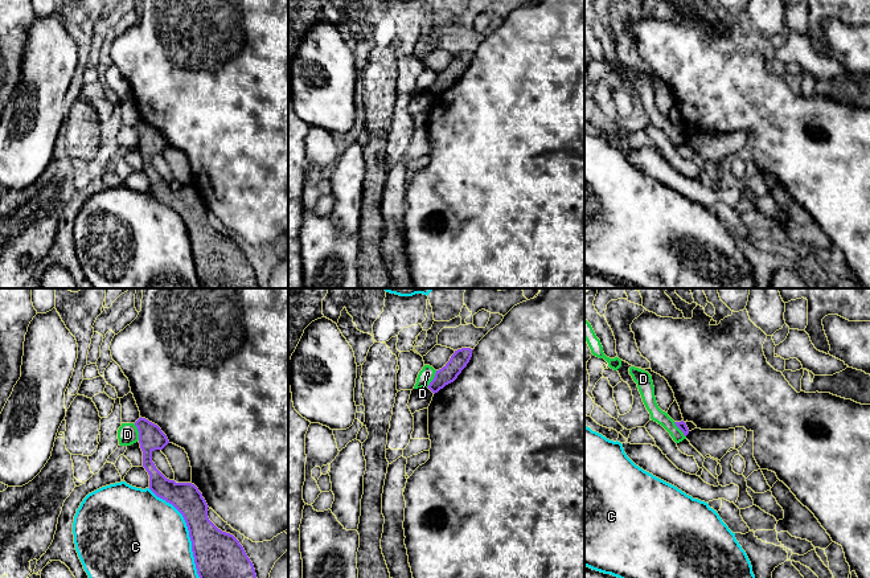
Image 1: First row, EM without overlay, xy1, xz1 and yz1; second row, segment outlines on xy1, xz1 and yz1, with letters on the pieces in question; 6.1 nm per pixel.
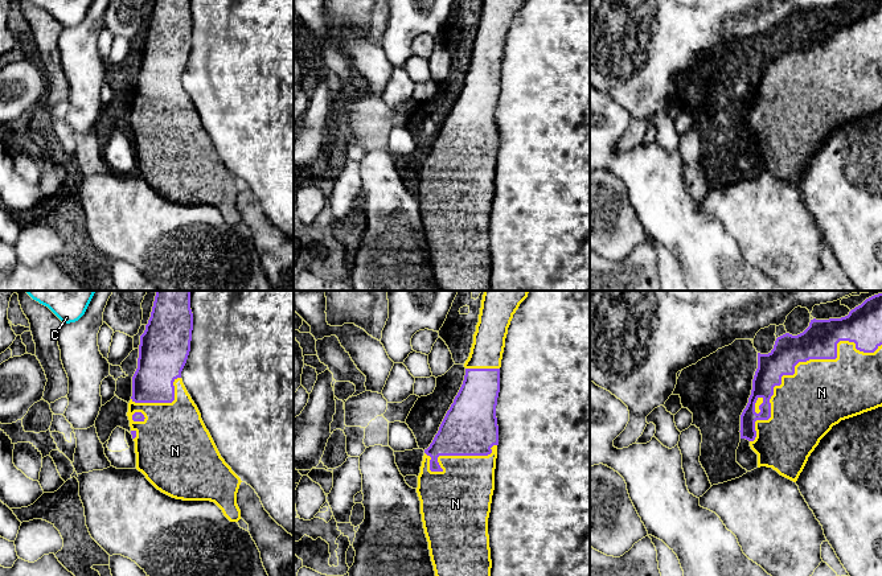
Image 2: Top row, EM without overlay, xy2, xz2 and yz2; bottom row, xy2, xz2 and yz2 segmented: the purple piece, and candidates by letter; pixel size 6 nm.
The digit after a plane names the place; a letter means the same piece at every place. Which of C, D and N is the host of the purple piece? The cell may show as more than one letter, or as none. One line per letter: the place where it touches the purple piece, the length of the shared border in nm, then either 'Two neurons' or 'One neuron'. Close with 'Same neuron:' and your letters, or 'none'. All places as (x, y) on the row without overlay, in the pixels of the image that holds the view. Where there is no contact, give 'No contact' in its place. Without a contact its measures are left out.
C: Touches purple at xy1 (189, 237). Shared border 650 nm. Two neurons
D: Touches purple at xy1 (138, 134). Shared border 110 nm. Two neurons
N: Touches purple at yz2 (796, 68). Shared border 1000 nm. One neuron
Same neuron: N

